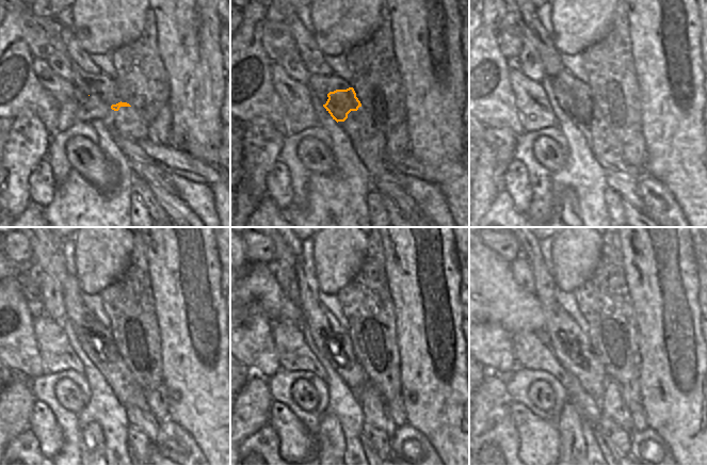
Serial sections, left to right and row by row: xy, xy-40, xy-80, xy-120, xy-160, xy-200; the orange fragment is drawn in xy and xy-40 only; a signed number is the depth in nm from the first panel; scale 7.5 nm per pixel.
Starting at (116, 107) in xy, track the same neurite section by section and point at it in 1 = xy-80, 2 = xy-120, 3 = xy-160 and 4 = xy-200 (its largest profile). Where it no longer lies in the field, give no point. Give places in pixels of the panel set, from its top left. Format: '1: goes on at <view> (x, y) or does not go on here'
1: goes on at xy-80 (578, 105)
2: goes on at xy-120 (92, 341)
3: goes on at xy-160 (314, 312)
4: goes on at xy-200 (553, 314)

